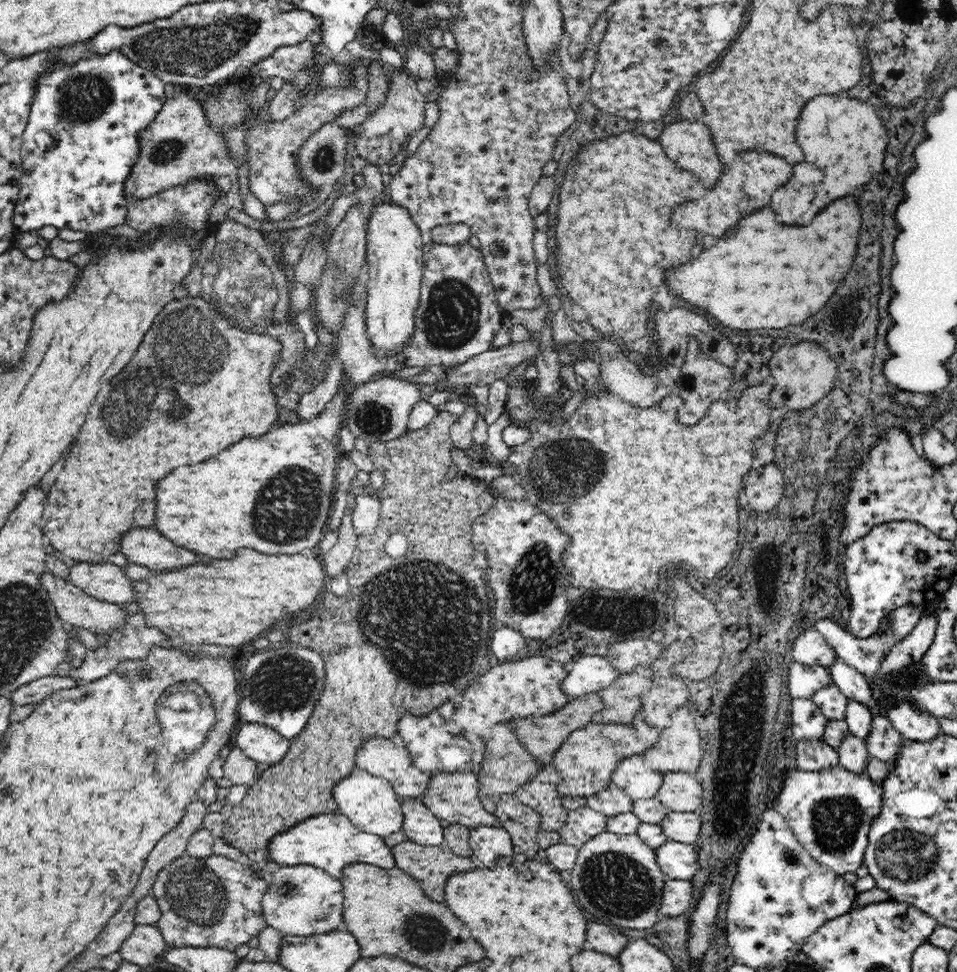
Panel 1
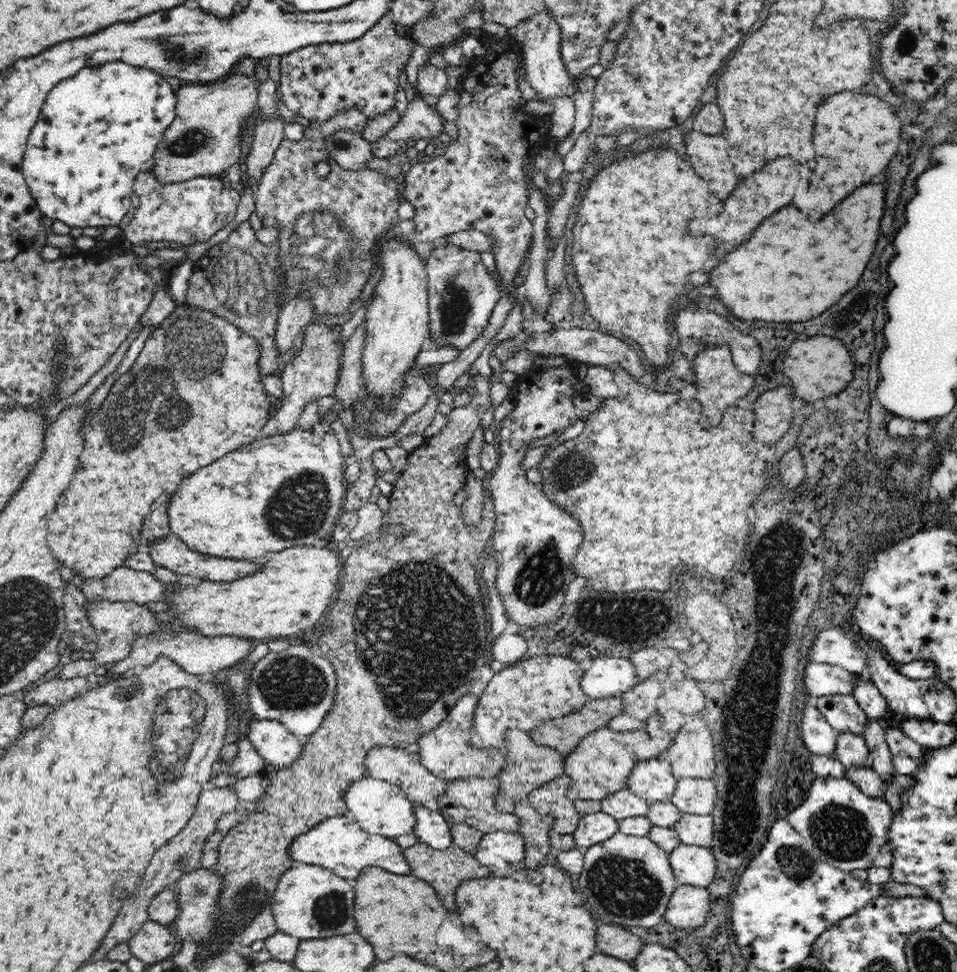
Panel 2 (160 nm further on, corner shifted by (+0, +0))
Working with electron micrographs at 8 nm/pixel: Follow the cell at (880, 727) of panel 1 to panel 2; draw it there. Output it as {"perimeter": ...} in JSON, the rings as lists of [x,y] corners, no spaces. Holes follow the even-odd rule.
{"perimeter":[[[899,729],[884,730],[886,743],[892,754],[894,770],[897,774],[911,776],[917,769],[922,756],[924,756],[925,748],[918,744],[915,740],[906,736]]]}

